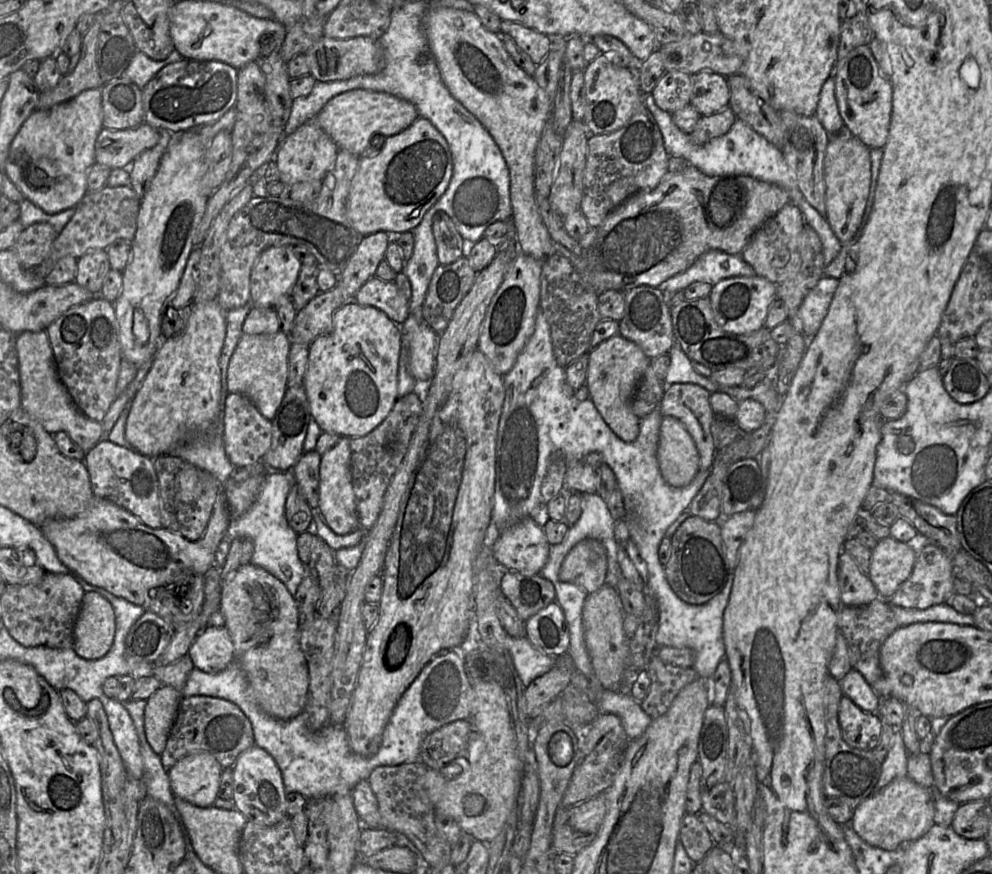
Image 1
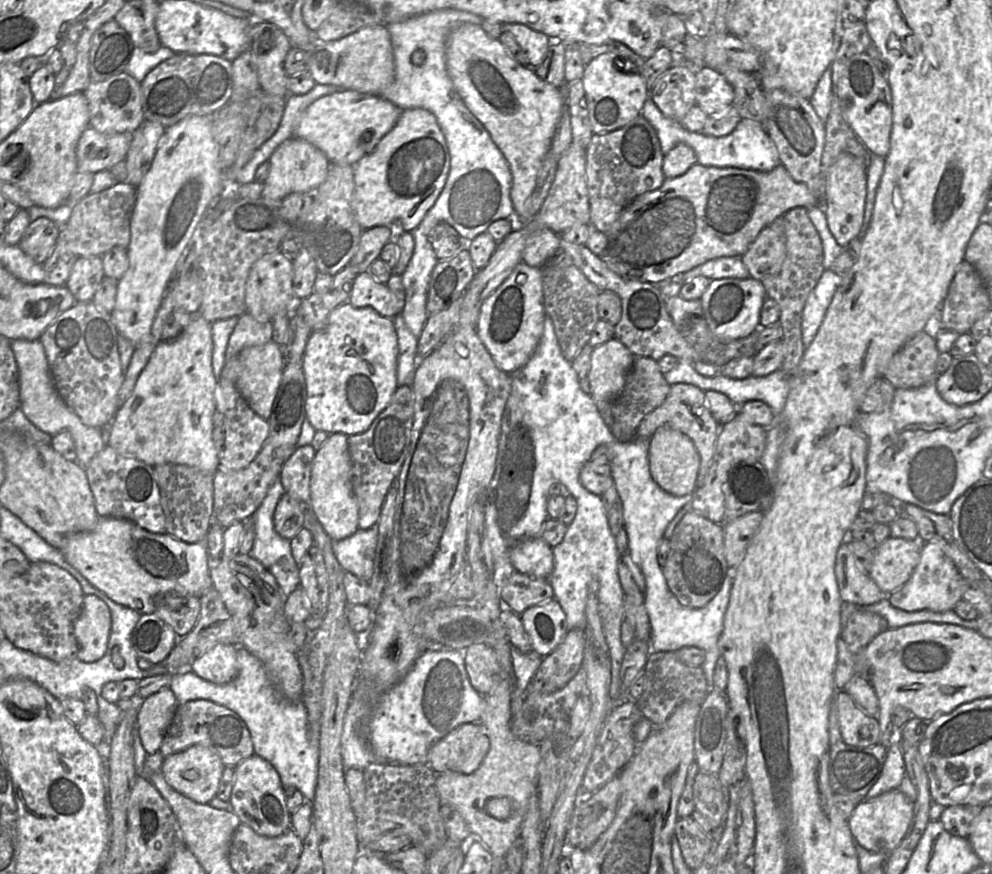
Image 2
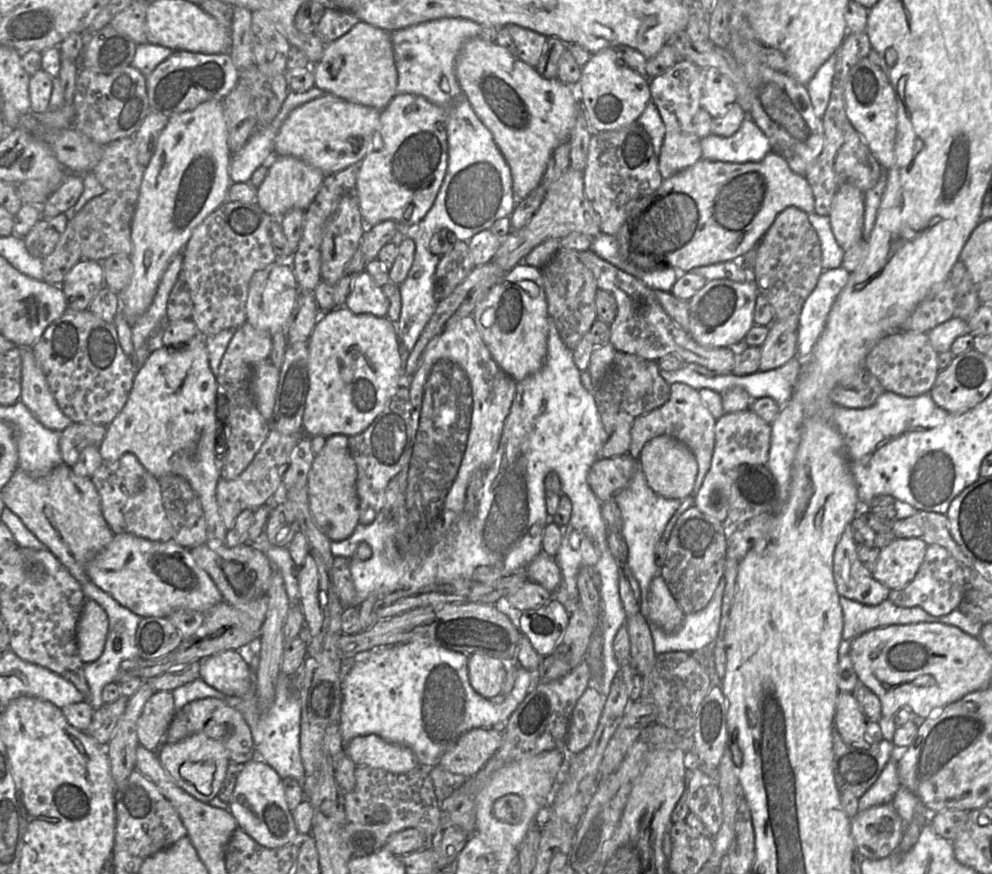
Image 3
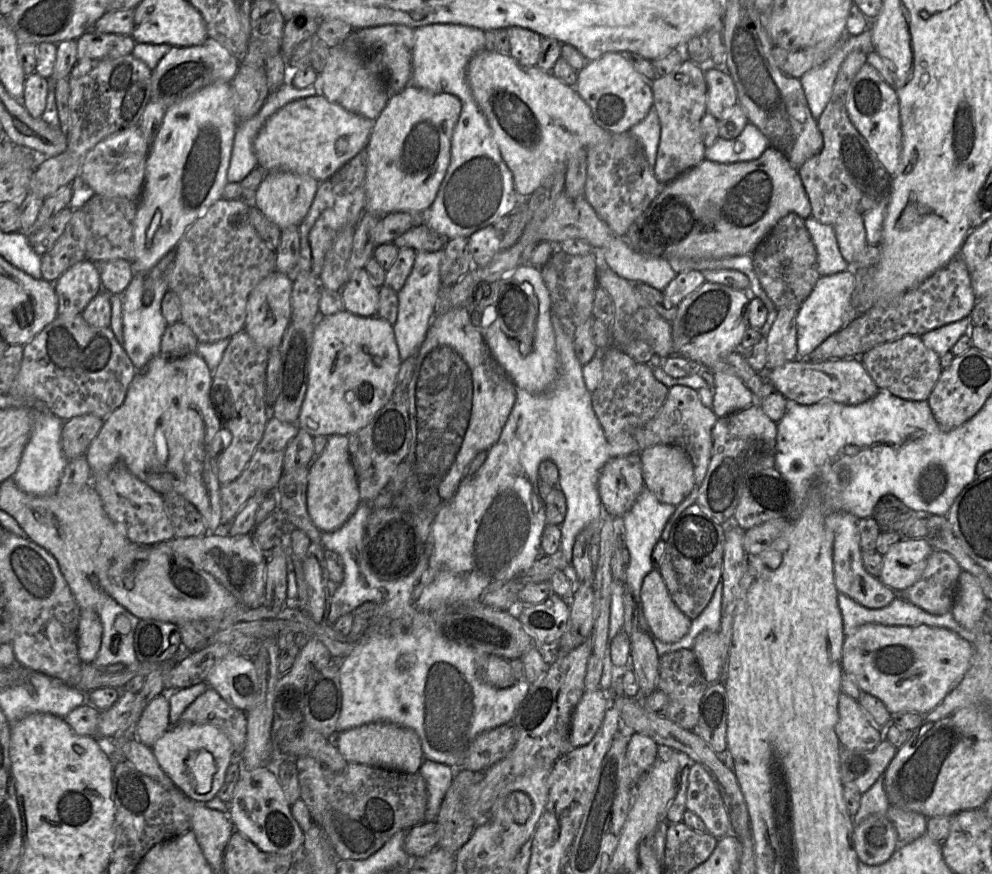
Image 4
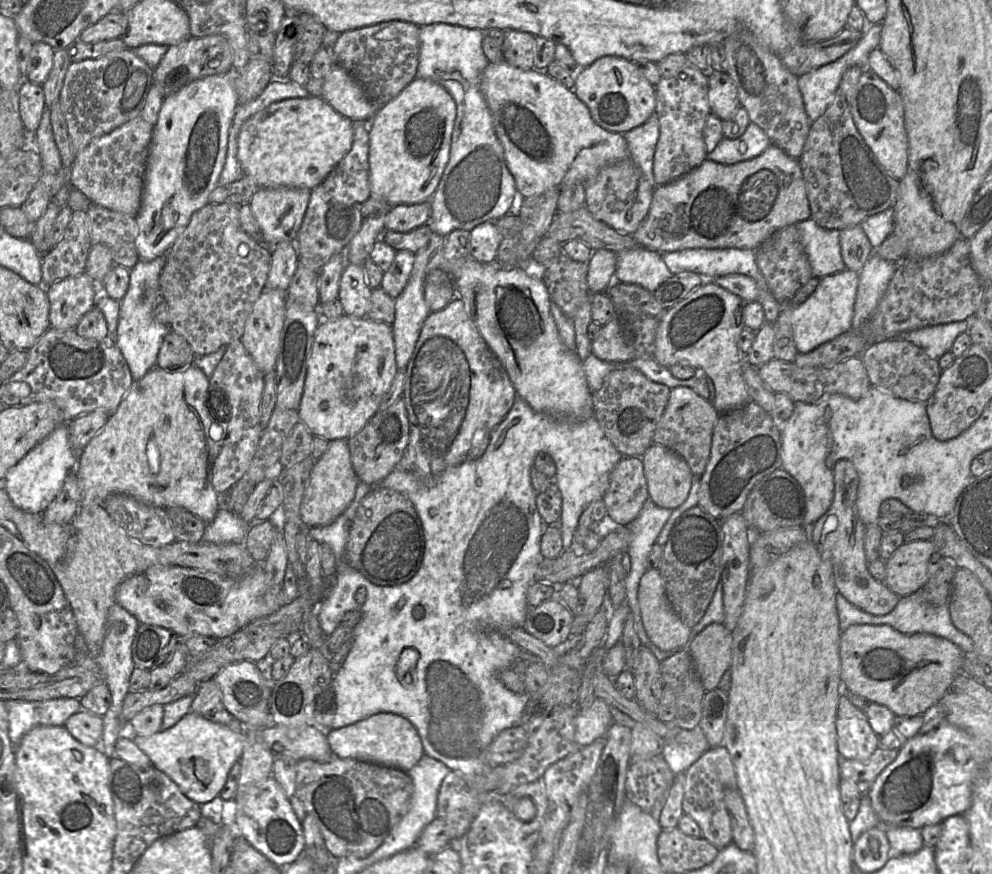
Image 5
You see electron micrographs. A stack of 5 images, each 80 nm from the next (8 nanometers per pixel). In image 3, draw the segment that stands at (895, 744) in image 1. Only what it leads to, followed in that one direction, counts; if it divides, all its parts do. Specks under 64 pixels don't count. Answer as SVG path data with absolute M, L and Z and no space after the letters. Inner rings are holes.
M891 758L874 784L859 798L858 810L863 811L875 805L891 803L900 786L897 760Z

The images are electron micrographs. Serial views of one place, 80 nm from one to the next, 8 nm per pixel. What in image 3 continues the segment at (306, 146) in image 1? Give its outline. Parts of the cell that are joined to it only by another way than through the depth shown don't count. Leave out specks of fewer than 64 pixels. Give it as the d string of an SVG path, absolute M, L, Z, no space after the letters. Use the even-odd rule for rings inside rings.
M274 156L269 171L257 189L256 203L273 220L280 220L292 209L306 211L317 195L325 175L314 166L293 156Z

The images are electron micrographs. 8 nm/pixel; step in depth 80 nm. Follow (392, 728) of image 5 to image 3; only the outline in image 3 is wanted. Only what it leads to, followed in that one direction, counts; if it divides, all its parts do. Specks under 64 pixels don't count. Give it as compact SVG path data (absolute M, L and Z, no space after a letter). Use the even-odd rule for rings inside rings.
M376 734L353 738L345 753L357 767L368 766L393 773L407 773L419 767L409 747L391 743Z

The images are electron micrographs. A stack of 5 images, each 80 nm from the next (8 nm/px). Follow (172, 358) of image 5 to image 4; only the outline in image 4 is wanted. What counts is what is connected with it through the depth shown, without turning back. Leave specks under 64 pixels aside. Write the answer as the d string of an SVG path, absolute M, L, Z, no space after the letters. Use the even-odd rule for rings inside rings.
M182 322L167 326L161 341L160 354L170 356L185 356L194 353L199 345L195 334Z

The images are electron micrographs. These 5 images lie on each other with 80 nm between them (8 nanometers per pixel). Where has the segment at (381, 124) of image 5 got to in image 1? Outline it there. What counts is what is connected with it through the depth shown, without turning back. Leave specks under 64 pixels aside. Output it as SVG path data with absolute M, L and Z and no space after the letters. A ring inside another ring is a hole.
M419 116L400 133L387 137L376 156L362 155L359 158L347 198L347 217L353 228L362 237L380 231L392 236L412 232L420 224L425 213L444 194L452 173L452 155L446 139L427 118Z

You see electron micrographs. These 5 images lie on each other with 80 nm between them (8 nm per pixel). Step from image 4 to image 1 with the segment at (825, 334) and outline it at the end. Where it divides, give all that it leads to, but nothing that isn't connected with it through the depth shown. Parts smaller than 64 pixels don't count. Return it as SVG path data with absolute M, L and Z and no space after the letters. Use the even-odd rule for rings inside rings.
M823 275L818 283L809 291L799 308L801 331L806 338L817 333L829 310L839 279Z

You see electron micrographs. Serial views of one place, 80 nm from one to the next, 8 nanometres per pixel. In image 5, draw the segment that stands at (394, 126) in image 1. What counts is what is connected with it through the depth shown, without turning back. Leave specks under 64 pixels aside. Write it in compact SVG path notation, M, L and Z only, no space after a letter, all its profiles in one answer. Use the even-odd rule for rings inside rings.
M322 96L288 98L274 102L248 118L242 125L238 135L237 159L243 169L243 175L252 177L260 187L306 188L312 190L318 186L336 165L348 154L353 143L353 121L338 113Z

